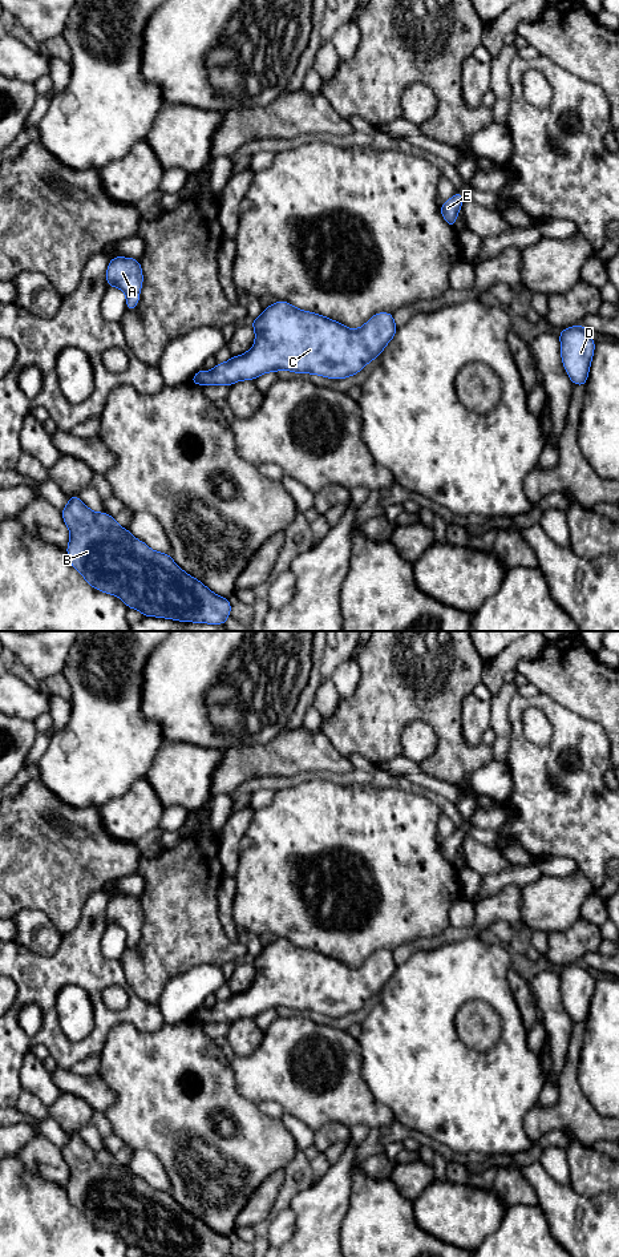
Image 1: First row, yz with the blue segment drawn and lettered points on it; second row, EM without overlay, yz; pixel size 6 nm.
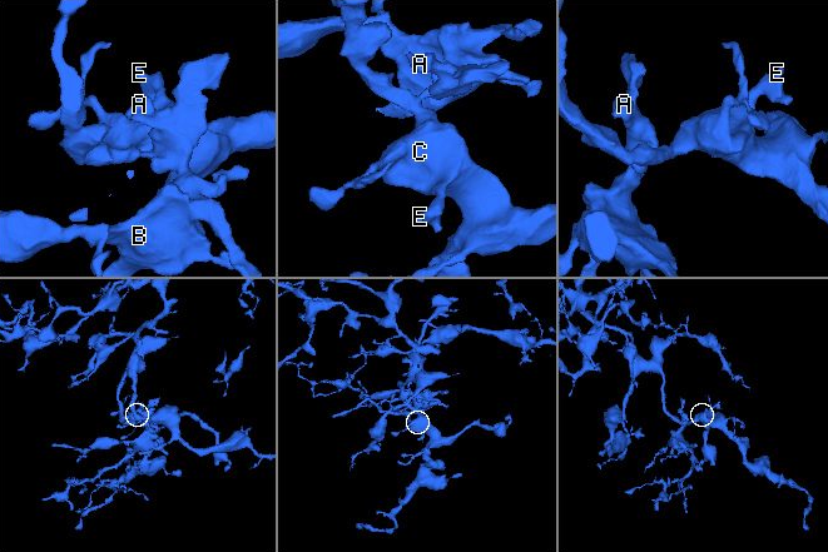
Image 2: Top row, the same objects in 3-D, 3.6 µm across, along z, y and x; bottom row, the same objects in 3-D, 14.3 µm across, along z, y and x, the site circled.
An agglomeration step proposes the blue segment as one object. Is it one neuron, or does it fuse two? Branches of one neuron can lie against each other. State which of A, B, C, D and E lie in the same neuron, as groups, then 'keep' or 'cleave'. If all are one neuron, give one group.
A B / C D E | cleave

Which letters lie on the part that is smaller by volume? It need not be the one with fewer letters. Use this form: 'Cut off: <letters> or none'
Cut off: A, B

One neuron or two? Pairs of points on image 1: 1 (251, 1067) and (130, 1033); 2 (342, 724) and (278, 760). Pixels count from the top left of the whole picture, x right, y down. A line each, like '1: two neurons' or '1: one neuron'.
1: two neurons
2: two neurons

